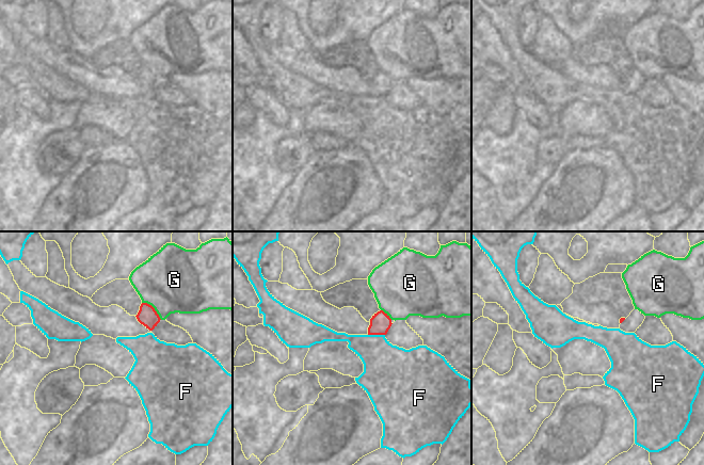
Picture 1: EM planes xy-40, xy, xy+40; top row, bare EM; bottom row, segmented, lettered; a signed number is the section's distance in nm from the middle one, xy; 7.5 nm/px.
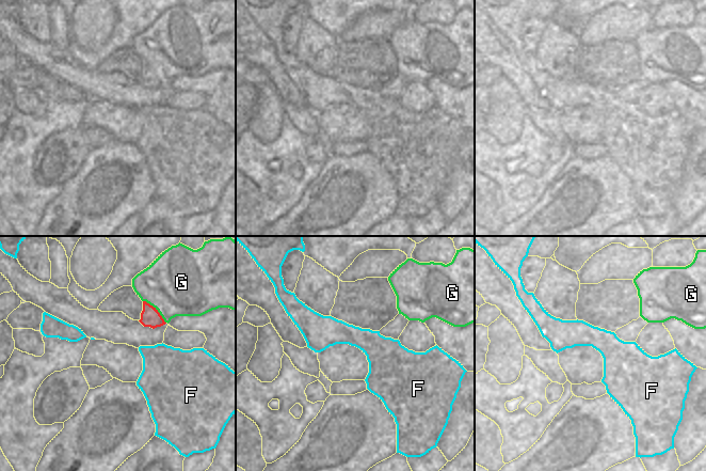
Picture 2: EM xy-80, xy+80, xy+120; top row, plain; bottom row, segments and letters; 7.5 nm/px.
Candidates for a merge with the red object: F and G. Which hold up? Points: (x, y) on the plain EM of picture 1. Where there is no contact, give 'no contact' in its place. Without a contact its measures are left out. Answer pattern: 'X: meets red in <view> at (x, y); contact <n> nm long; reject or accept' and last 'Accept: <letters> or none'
F: meets red in xy at (377, 95); contact 130 nm long; reject
G: meets red in xy-40 at (154, 69); contact 200 nm long; reject
Accept: none

